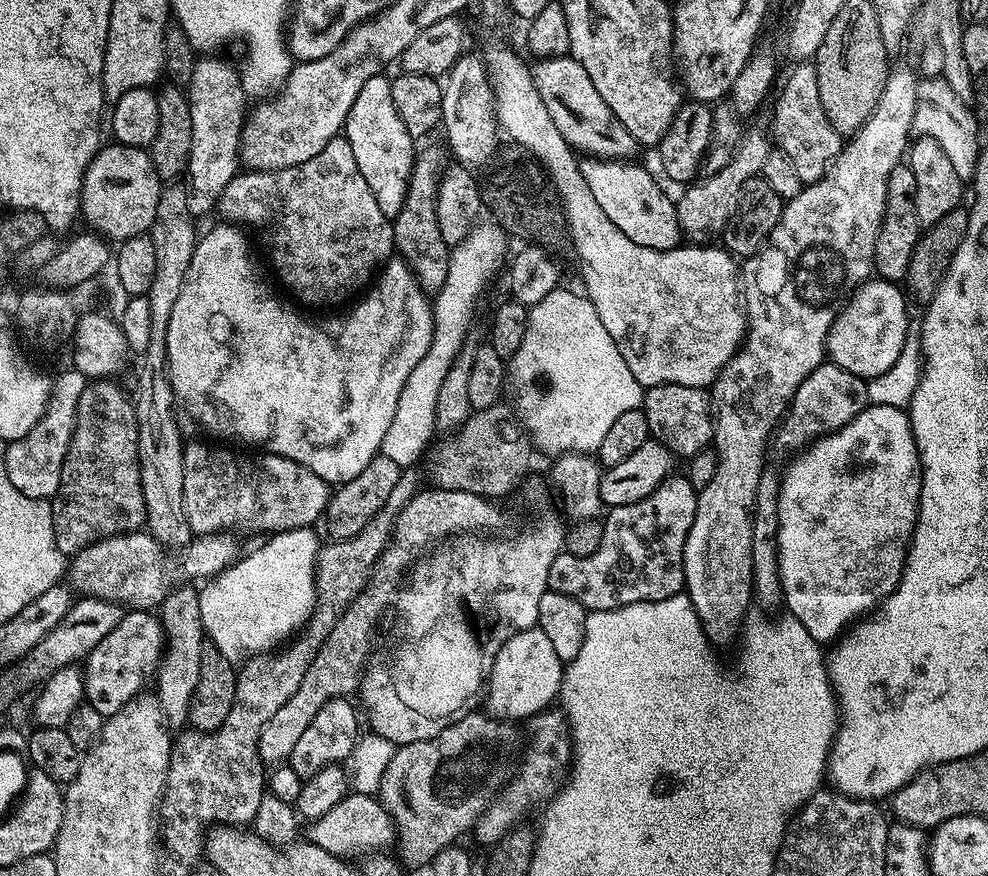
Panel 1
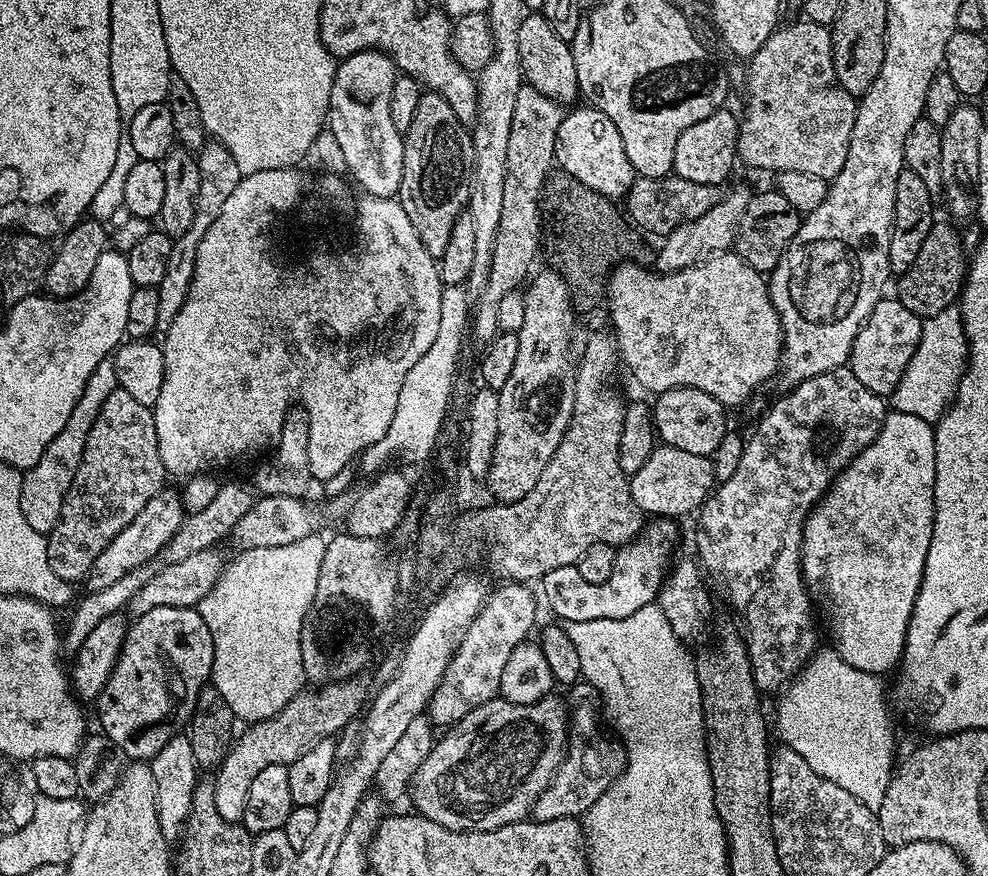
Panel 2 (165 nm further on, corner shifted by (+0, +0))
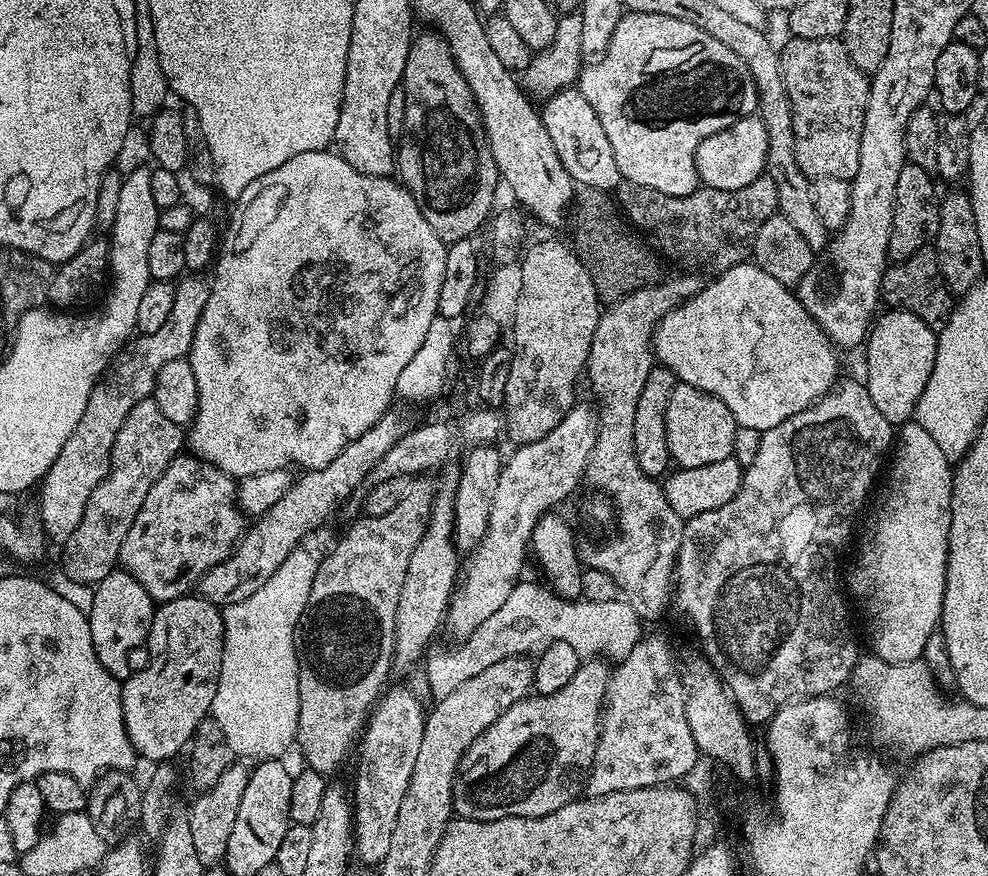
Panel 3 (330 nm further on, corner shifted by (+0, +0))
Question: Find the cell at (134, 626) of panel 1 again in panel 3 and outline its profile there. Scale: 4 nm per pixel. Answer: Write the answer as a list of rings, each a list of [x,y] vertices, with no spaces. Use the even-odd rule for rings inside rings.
[[[189,594],[179,596],[170,602],[160,604],[156,608],[156,613],[152,619],[152,625],[148,631],[148,639],[146,641],[146,649],[148,648],[148,665],[145,668],[137,667],[132,675],[122,684],[122,712],[124,721],[126,722],[126,730],[132,745],[136,748],[137,753],[141,757],[144,756],[151,762],[168,762],[176,756],[180,751],[189,747],[192,735],[196,733],[196,728],[212,711],[212,703],[214,702],[214,694],[218,690],[218,674],[222,670],[222,650],[224,649],[224,614],[215,604],[211,604],[208,600],[203,600],[199,594]]]

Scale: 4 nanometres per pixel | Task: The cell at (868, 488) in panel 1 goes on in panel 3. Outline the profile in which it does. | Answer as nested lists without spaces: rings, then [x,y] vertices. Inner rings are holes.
[[[915,422],[899,425],[891,460],[888,481],[872,520],[872,548],[857,554],[852,573],[846,576],[846,588],[864,611],[871,651],[879,660],[897,664],[921,659],[926,642],[940,626],[954,468],[929,432]]]

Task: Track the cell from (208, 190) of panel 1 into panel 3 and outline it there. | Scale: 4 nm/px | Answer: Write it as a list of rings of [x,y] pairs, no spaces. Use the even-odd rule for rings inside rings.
[[[188,274],[176,284],[174,307],[170,310],[170,318],[166,326],[154,330],[154,334],[140,334],[128,341],[120,353],[112,359],[104,375],[94,386],[90,398],[86,402],[86,410],[82,410],[82,419],[74,426],[74,434],[66,438],[66,446],[62,446],[62,454],[54,458],[54,466],[44,475],[38,485],[40,492],[40,509],[38,515],[44,535],[56,546],[62,546],[74,534],[78,522],[82,522],[82,510],[86,510],[86,502],[90,502],[90,494],[106,478],[110,470],[110,458],[114,438],[118,438],[118,430],[126,422],[130,410],[138,406],[138,402],[149,399],[156,389],[158,370],[166,366],[166,362],[174,362],[187,357],[192,349],[194,332],[198,330],[198,320],[202,318],[202,310],[208,301],[207,279],[200,274]]]

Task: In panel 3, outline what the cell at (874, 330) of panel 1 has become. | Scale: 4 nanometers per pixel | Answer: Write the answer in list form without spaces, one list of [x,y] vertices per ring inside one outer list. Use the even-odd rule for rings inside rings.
[[[888,310],[885,313],[884,317],[881,315],[871,325],[863,345],[864,372],[868,375],[866,387],[870,402],[878,406],[882,418],[899,426],[909,423],[915,417],[918,398],[922,398],[922,390],[926,390],[926,382],[930,382],[930,370],[934,370],[937,333],[926,326],[922,318],[909,312]]]

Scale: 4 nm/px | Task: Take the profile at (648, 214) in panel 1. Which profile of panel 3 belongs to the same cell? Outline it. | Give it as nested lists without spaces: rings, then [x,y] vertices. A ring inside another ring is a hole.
[[[579,87],[564,88],[555,96],[547,97],[543,104],[542,115],[550,142],[554,142],[554,150],[558,150],[558,158],[562,158],[562,166],[566,166],[573,181],[585,188],[615,189],[622,177],[618,162],[614,162],[614,150],[610,150],[610,138],[606,138],[606,130],[602,130],[594,106],[586,102]]]

